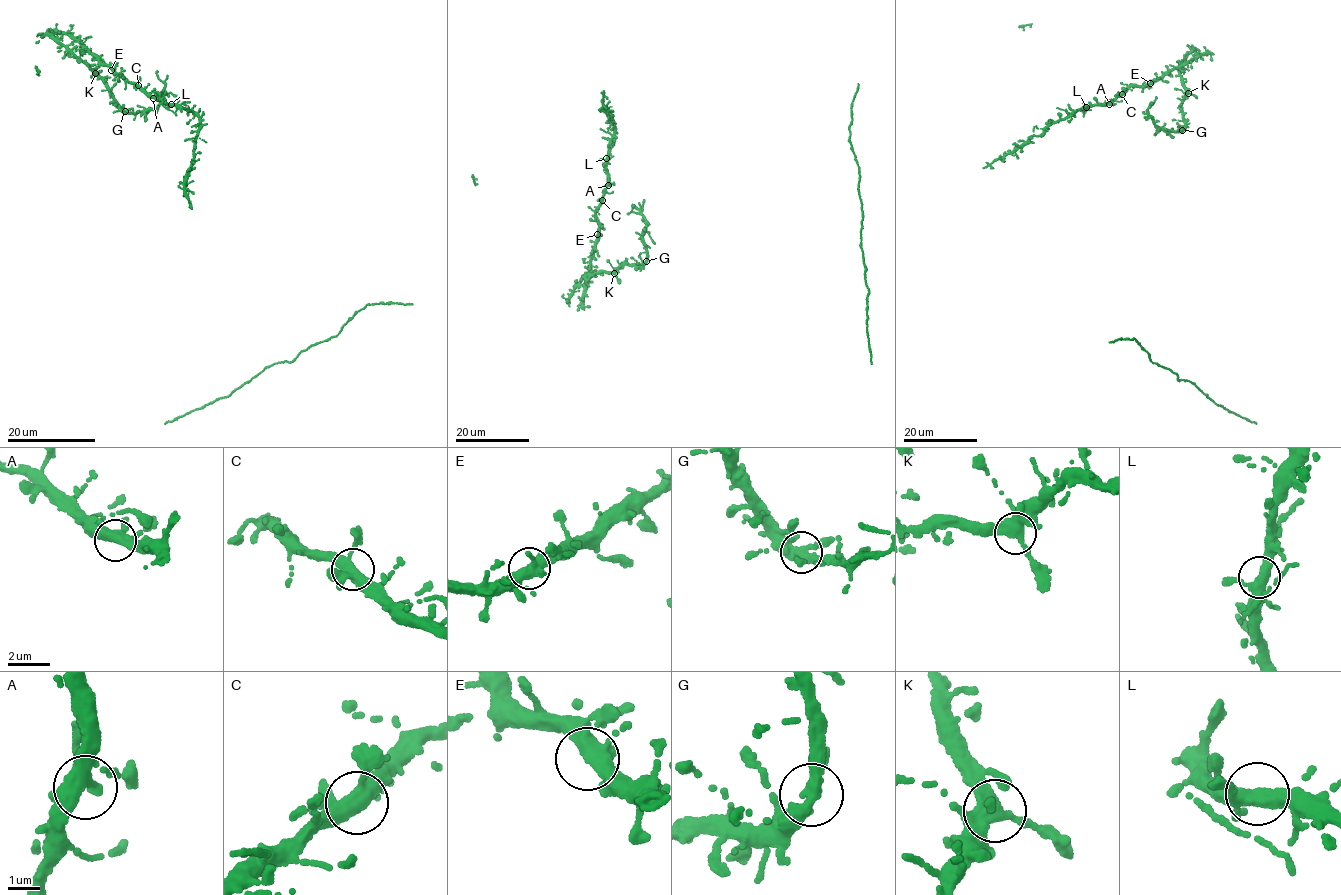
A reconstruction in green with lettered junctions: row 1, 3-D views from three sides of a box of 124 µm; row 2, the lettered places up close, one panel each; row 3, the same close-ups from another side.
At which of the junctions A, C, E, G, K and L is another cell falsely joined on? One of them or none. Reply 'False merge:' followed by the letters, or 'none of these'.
False merge: none of these

